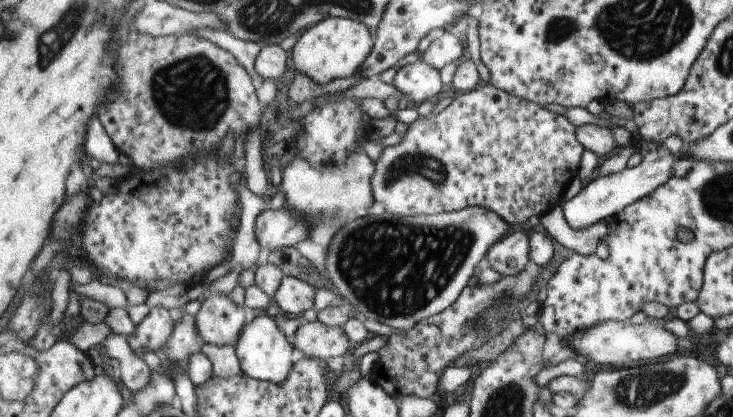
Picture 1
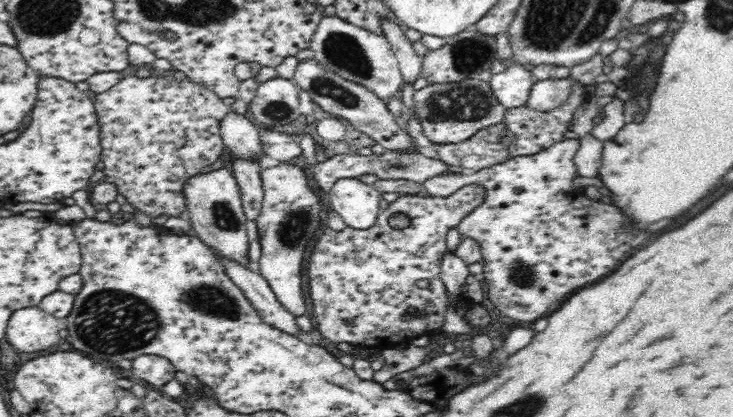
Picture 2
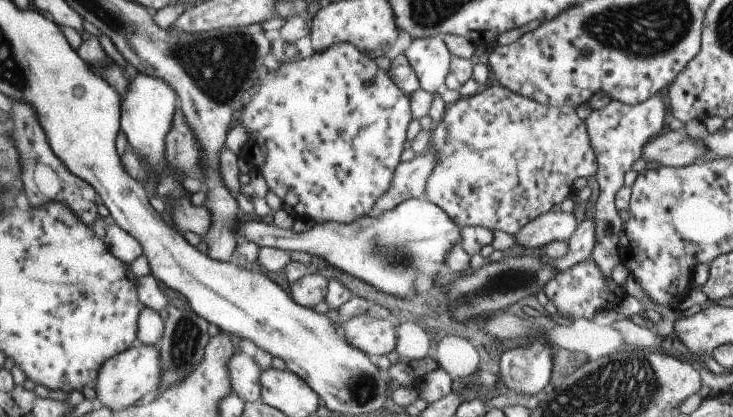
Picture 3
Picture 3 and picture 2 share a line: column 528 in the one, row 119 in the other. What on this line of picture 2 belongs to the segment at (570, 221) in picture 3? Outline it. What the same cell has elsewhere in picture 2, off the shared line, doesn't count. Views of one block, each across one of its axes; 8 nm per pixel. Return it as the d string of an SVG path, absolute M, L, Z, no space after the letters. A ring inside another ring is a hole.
M230 111L220 120L220 135L227 156L236 159L261 159L264 155L256 126L244 114Z

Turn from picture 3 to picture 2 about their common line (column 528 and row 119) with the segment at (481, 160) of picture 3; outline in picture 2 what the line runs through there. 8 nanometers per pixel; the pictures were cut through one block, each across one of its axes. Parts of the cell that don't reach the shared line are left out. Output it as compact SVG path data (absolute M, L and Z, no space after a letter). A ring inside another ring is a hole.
M136 75L124 77L112 88L97 94L94 100L97 117L99 120L100 139L102 139L102 158L104 163L104 173L106 176L106 182L115 184L120 195L126 197L126 201L136 207L138 212L144 212L150 215L152 218L160 216L161 214L167 214L168 216L180 216L185 215L186 212L186 200L183 194L184 184L196 174L199 174L204 168L210 167L218 158L221 158L221 154L227 154L227 149L224 145L223 139L220 135L220 120L232 111L230 105L224 104L222 99L214 92L208 90L208 87L202 85L202 83L196 83L190 79L184 81L178 81L173 76L163 76L159 78L147 77L139 78Z

